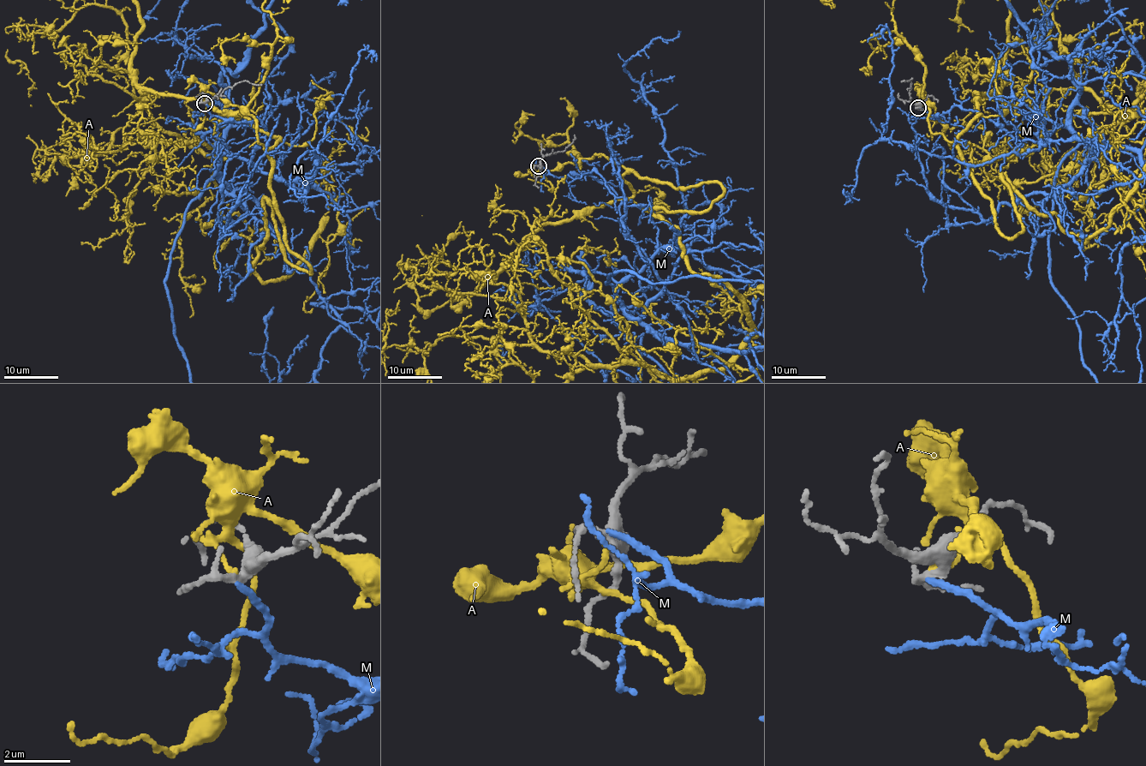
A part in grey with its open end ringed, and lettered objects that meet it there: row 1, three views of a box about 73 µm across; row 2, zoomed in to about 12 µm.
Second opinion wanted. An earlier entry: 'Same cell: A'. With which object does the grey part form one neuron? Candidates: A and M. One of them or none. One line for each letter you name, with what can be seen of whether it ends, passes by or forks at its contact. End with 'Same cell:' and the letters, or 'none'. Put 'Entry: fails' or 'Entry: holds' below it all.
M: it ends
Same cell: M
Entry: fails

